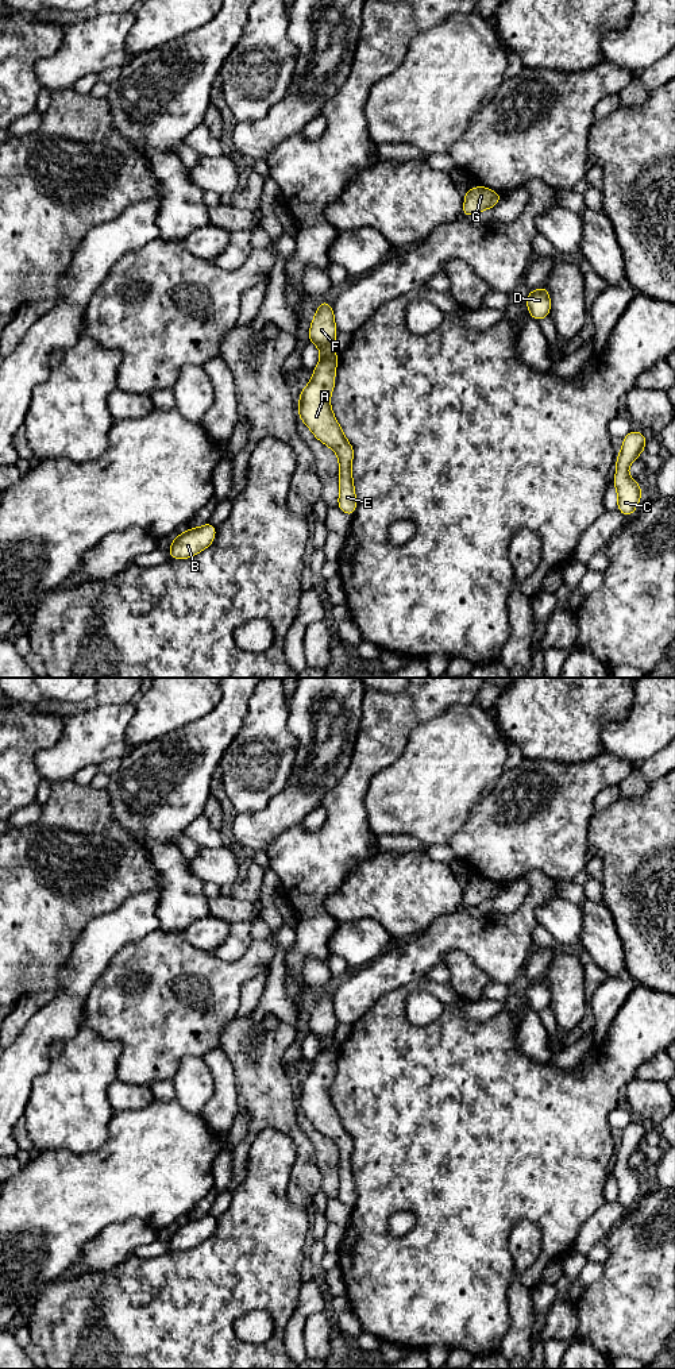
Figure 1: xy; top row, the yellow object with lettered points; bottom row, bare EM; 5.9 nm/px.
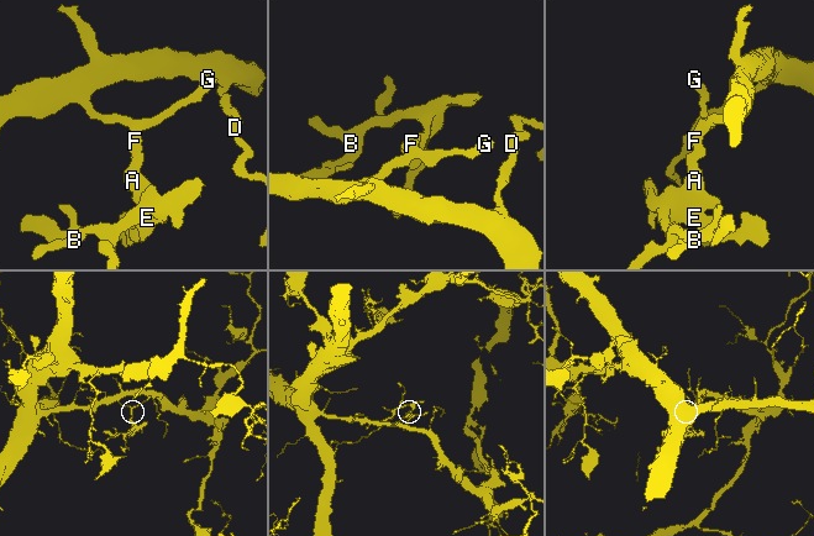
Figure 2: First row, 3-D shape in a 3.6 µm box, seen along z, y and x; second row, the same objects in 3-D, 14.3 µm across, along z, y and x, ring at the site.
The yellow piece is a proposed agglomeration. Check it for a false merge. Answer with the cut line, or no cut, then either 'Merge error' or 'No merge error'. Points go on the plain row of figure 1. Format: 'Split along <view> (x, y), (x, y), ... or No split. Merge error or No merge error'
Split along xy (335, 1045), (321, 1052). Merge error

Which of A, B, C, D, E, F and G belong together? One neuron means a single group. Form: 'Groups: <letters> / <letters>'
Groups: A B E / C D F G

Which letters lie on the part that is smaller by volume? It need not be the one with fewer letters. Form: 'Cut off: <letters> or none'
Cut off: A, B, E

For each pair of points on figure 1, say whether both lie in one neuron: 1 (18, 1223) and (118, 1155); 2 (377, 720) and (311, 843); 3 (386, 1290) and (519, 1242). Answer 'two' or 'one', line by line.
1: one
2: one
3: two

